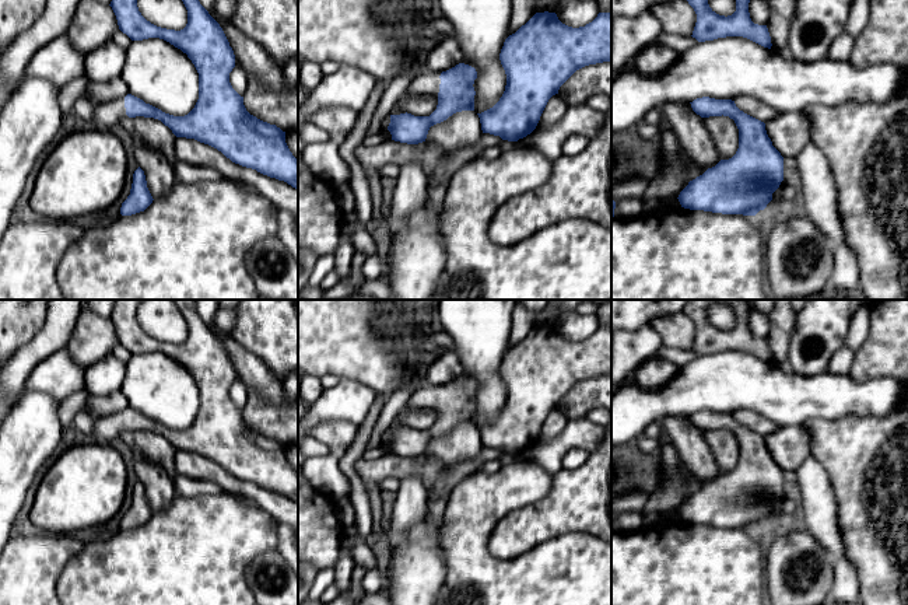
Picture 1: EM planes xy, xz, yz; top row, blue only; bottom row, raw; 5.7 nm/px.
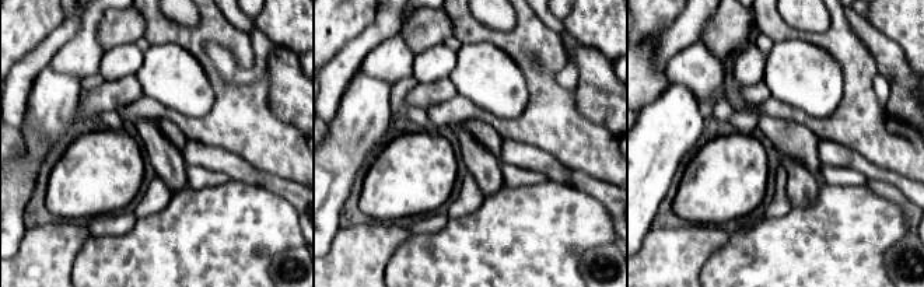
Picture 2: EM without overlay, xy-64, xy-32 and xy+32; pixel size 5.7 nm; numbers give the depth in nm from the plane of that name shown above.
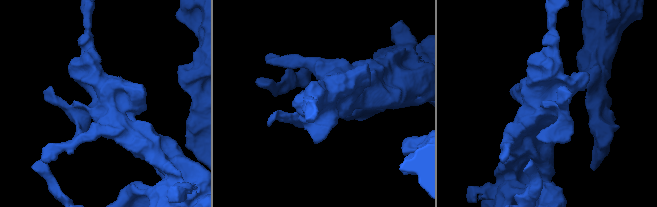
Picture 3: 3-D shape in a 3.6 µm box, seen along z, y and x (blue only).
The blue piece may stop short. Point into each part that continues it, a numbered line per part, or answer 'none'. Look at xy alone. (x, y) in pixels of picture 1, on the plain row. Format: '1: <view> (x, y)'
1: xy (105, 429)

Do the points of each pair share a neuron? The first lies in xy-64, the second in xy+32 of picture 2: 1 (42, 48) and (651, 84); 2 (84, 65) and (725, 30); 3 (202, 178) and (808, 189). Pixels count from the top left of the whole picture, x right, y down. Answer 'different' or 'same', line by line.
1: different
2: different
3: different

